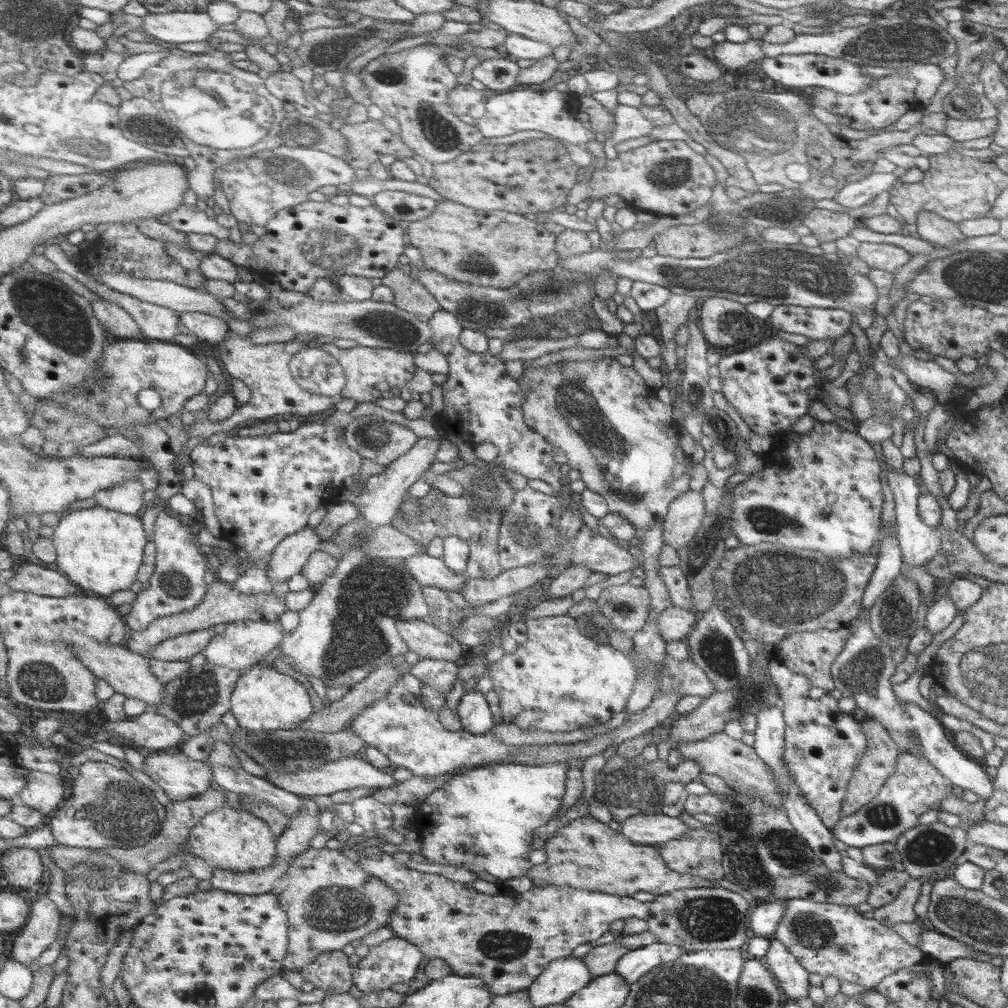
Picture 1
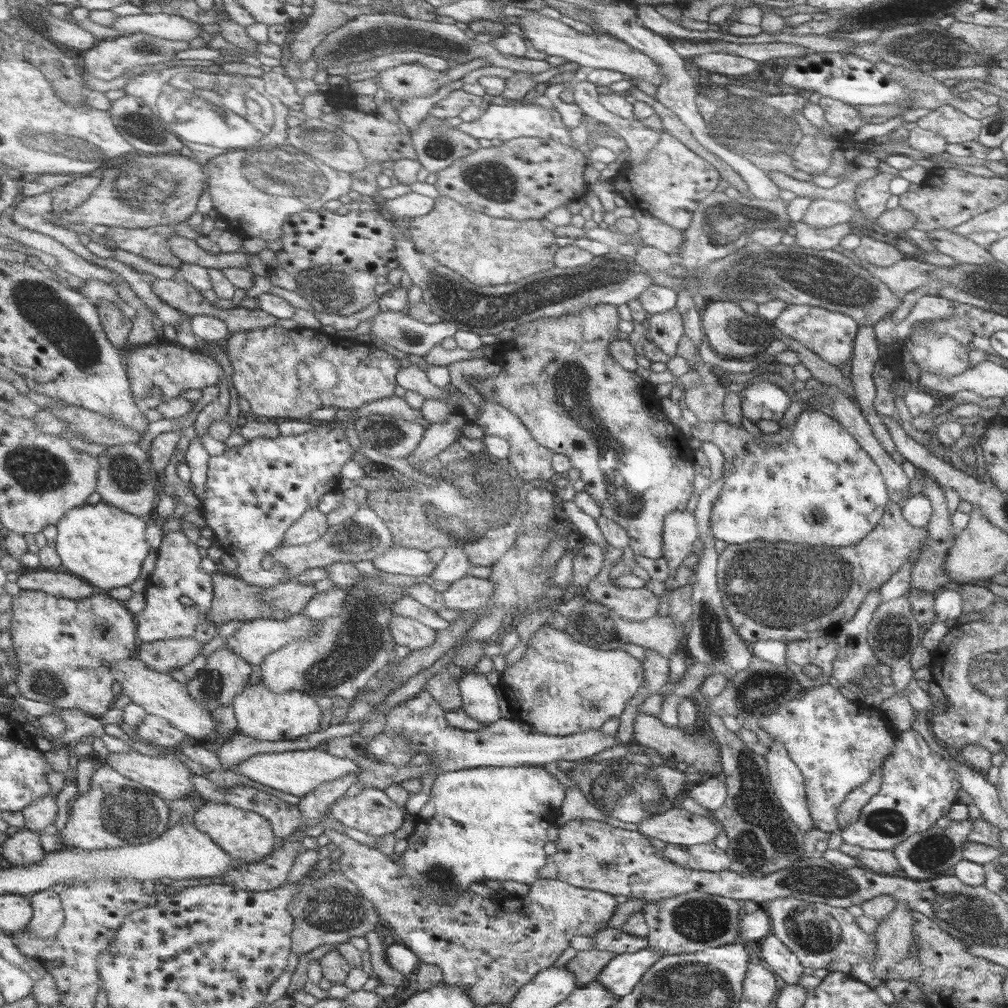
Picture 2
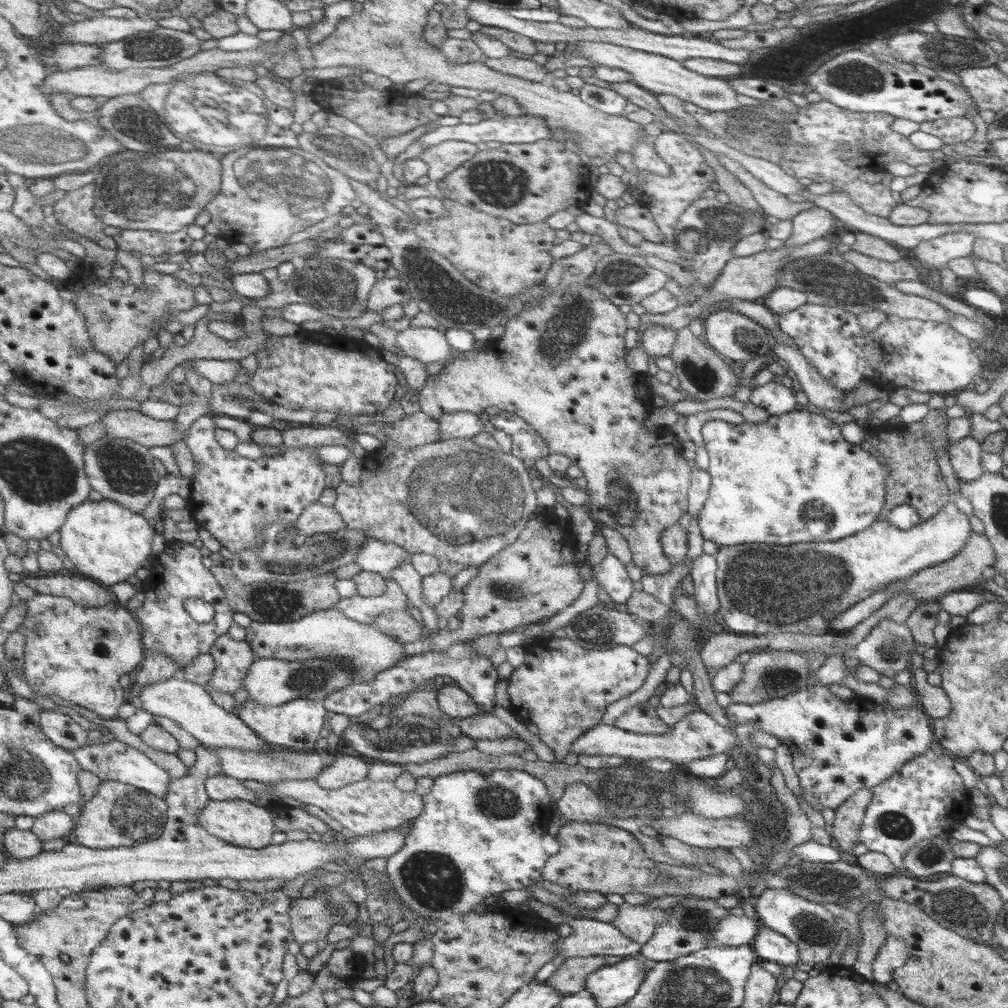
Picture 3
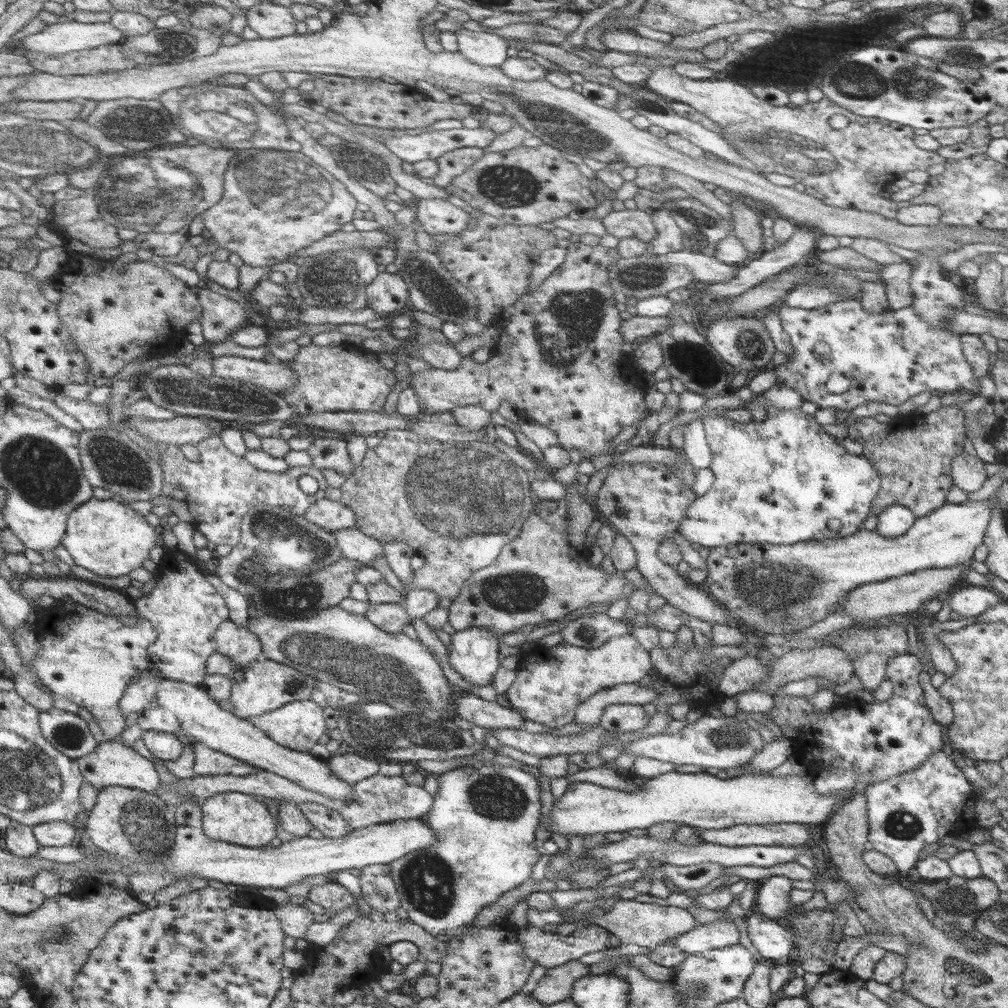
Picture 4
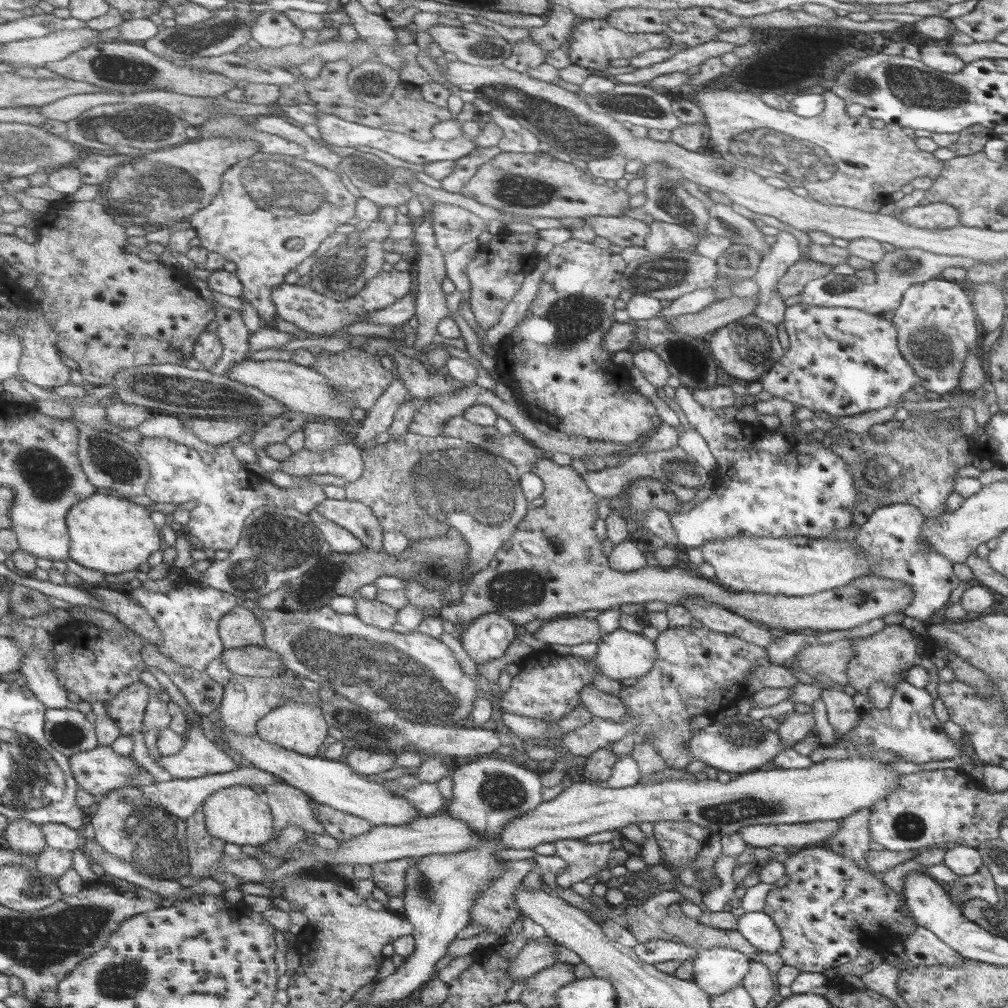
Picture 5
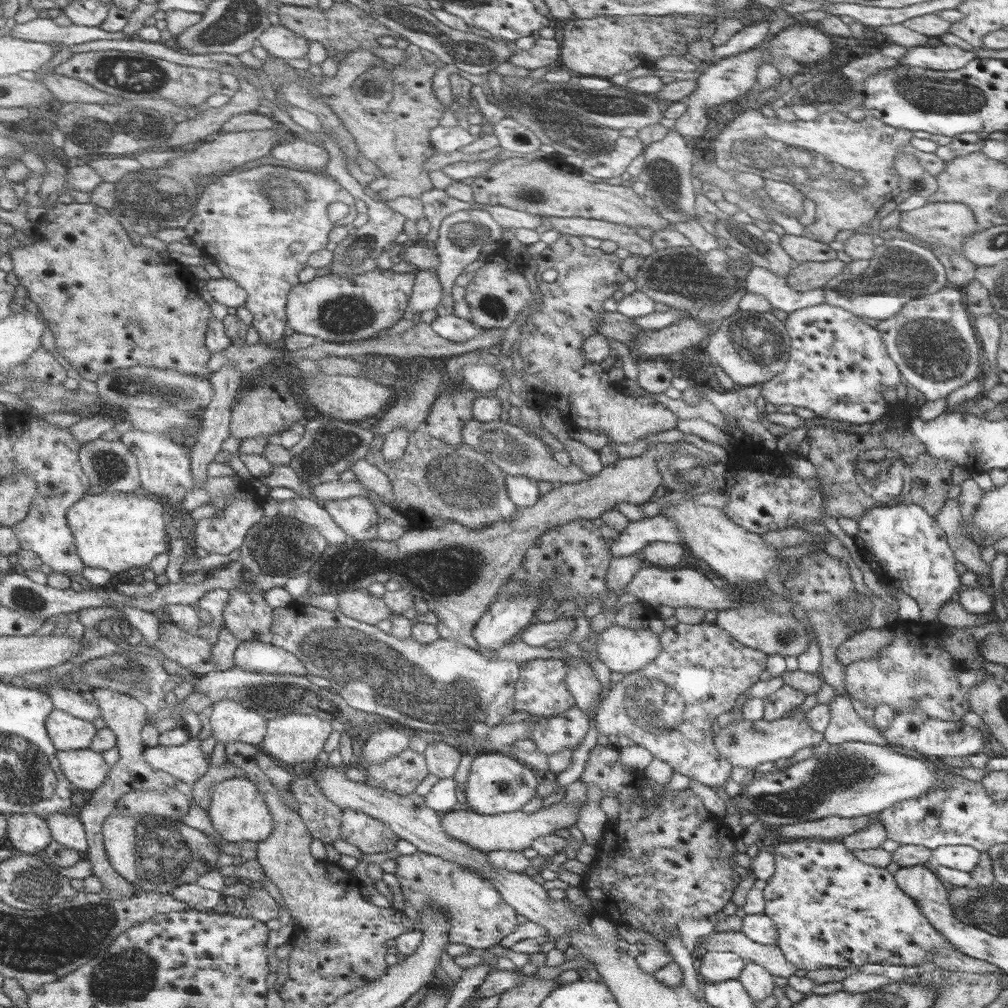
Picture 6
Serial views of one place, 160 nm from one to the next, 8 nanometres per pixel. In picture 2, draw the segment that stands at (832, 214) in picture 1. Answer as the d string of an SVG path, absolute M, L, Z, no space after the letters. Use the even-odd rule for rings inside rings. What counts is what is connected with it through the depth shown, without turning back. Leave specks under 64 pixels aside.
M802 221L793 224L797 230L796 245L814 250L832 250L853 232L857 232L852 223L838 223L826 228L808 226Z

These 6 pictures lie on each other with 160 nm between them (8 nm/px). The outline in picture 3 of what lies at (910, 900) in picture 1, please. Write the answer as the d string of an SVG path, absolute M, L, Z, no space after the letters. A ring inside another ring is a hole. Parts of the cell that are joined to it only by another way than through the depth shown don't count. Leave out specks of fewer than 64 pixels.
M890 935L870 963L874 983L886 984L892 980L896 968L904 966L909 958L909 946L899 936Z

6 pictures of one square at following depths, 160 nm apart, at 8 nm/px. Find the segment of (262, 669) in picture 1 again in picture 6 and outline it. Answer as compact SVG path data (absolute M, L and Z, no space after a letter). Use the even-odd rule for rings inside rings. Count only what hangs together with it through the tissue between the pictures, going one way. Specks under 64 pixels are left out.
M310 713L287 714L269 720L269 734L265 738L262 747L276 760L288 768L297 766L301 762L314 762L318 754L324 750L324 742L328 740L332 728L331 722L320 720L317 715Z

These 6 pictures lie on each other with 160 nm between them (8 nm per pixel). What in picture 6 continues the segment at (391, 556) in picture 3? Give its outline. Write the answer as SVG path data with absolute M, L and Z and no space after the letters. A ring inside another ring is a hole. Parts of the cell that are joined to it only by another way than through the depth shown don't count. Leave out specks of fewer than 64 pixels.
M298 496L286 501L283 499L279 503L279 515L296 518L299 522L312 526L330 546L344 544L349 538L344 530L334 523L326 509L316 501Z

